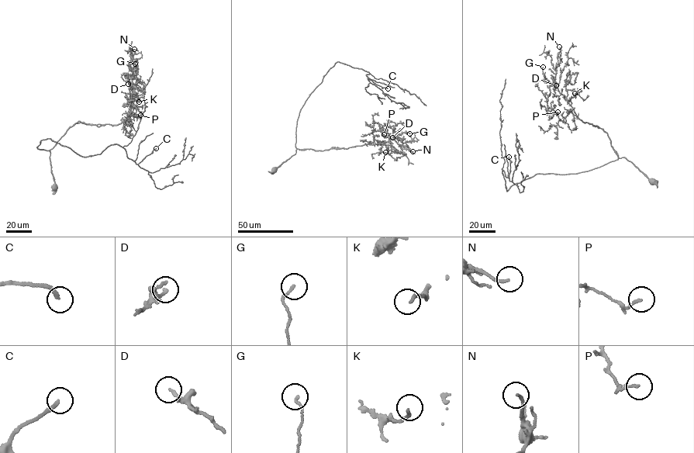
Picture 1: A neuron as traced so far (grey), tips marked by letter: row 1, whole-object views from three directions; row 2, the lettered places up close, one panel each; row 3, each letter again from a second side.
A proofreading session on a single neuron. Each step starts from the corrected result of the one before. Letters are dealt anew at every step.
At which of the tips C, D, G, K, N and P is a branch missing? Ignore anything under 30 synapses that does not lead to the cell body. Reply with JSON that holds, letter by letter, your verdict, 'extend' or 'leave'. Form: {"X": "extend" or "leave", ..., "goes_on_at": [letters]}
{"C": "leave", "D": "leave", "G": "leave", "K": "leave", "N": "leave", "P": "leave", "goes_on_at": []}

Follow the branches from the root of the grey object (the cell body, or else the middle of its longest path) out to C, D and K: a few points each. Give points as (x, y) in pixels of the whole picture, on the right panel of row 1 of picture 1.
C: (651, 182), (623, 157), (577, 174), (536, 174), (512, 185), (506, 191), (501, 168), (509, 179), (509, 157)
D: (651, 182), (632, 163), (617, 157), (606, 133), (576, 117), (567, 99), (557, 88), (554, 88), (556, 85)
K: (651, 182), (632, 163), (617, 157), (606, 133), (576, 117), (568, 102), (574, 93)

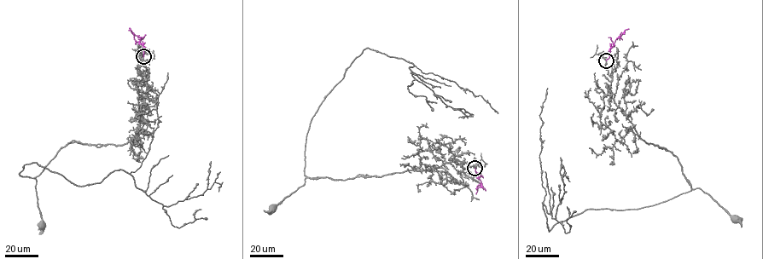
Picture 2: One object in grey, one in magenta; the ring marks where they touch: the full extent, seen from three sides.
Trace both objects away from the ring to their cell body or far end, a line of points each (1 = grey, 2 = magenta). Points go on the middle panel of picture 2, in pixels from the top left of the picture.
1: (474, 168), (465, 168), (454, 161), (380, 176), (306, 177), (304, 184), (272, 206)
2: (474, 168), (481, 182), (475, 193)

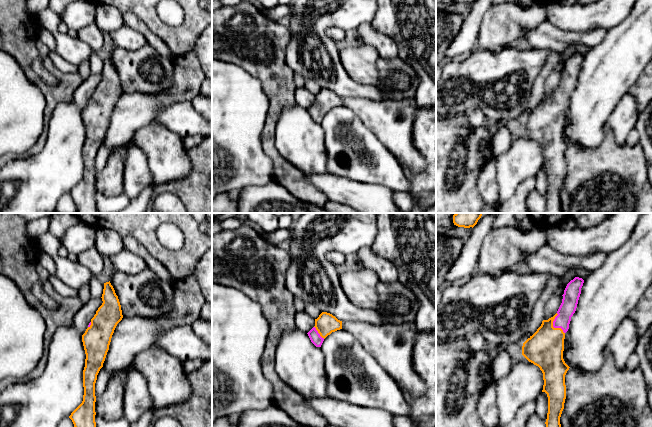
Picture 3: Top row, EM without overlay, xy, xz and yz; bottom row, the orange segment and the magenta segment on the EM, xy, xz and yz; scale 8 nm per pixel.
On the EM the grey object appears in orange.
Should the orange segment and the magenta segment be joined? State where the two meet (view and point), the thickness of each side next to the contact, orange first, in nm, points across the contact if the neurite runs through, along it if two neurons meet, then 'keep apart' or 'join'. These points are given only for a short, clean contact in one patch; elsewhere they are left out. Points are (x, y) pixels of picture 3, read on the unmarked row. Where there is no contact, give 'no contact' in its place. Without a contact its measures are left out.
yz (552, 102) | 300/130 nm | across yz (545, 123), (552, 108), (552, 102), (564, 90), (569, 79) | join

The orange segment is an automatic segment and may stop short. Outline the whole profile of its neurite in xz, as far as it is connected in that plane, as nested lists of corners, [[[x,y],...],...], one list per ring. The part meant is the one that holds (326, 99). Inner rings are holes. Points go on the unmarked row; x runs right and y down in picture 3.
[[[322,88],[315,95],[315,102],[307,110],[316,123],[321,123],[328,111],[340,105],[342,105],[342,97],[330,89]]]

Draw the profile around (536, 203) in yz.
[[[534,190],[527,198],[527,206],[530,212],[545,213],[546,200],[537,190]]]

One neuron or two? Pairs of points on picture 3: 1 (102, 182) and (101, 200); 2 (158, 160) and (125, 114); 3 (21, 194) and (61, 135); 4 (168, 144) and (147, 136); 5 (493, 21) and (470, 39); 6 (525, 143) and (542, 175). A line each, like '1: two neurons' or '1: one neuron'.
1: two neurons
2: two neurons
3: one neuron
4: one neuron
5: two neurons
6: two neurons

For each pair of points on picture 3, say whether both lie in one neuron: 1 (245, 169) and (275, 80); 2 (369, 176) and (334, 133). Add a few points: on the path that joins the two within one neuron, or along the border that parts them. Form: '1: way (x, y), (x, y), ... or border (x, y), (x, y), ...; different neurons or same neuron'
1: border (257, 79), (268, 100), (265, 123); different neurons
2: way (366, 165), (345, 144); same neuron

